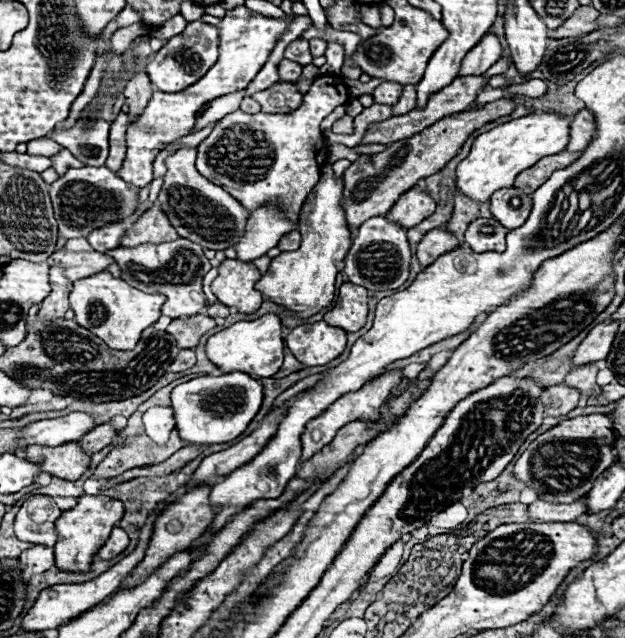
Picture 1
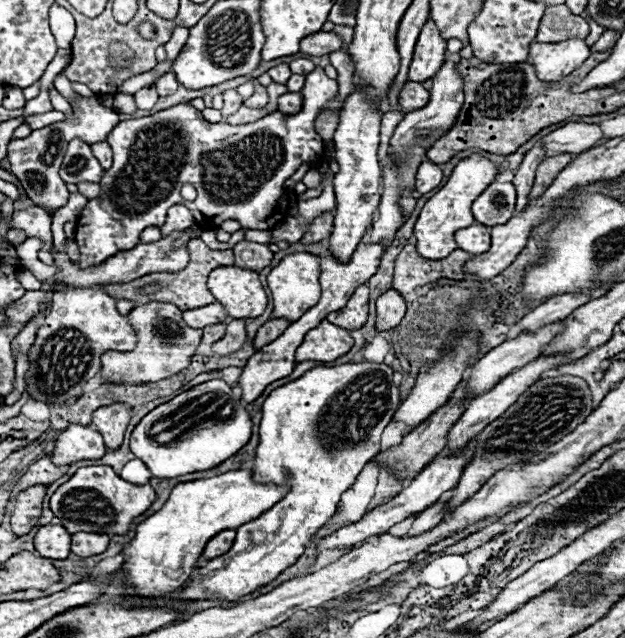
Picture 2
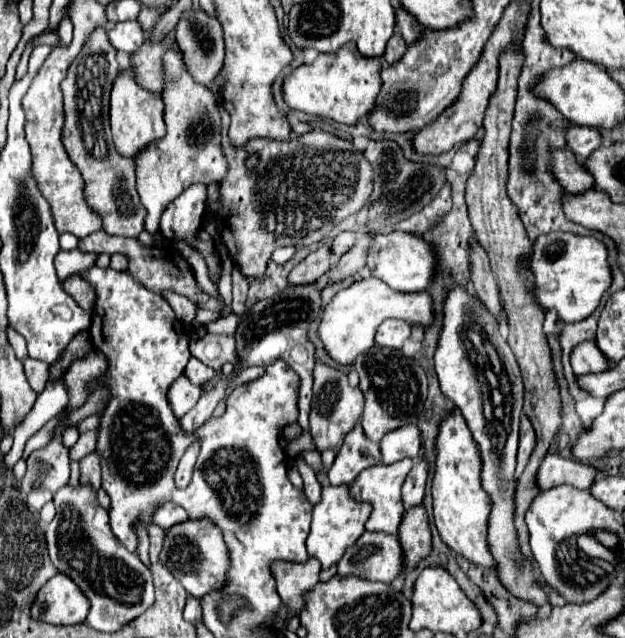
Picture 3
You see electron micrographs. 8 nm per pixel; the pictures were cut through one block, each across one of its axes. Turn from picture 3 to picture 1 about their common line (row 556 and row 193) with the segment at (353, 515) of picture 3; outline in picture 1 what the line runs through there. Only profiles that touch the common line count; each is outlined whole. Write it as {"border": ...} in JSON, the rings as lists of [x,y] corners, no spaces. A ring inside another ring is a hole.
{"border":[[[332,166],[322,168],[322,178],[314,186],[312,204],[306,202],[302,208],[300,220],[300,234],[302,246],[292,252],[282,252],[280,256],[272,258],[266,274],[258,280],[256,290],[262,292],[264,298],[270,302],[284,306],[298,318],[310,318],[318,314],[322,308],[330,306],[334,300],[334,280],[338,274],[338,262],[344,260],[352,236],[346,226],[344,210],[340,206],[342,200],[342,180],[334,178]]]}

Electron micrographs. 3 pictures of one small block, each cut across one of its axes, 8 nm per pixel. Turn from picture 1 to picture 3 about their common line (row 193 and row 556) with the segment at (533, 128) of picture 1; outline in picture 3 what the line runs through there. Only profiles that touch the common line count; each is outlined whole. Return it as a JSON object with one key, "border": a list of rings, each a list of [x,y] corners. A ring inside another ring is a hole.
{"border":[[[452,410],[440,422],[436,450],[438,454],[432,482],[432,500],[434,500],[434,524],[440,532],[440,538],[450,550],[474,562],[476,566],[496,568],[494,558],[490,558],[490,548],[486,546],[486,522],[490,516],[490,498],[486,490],[482,490],[482,458],[458,410]]]}

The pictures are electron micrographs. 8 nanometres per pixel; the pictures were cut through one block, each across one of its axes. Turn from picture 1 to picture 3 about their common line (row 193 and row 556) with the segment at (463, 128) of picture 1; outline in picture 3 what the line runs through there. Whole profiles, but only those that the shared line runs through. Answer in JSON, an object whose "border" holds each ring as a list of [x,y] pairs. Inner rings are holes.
{"border":[[[364,532],[342,556],[338,562],[338,574],[342,576],[360,576],[364,580],[372,582],[384,582],[390,584],[396,576],[402,574],[402,548],[398,542],[396,534],[386,534],[386,532]]]}

